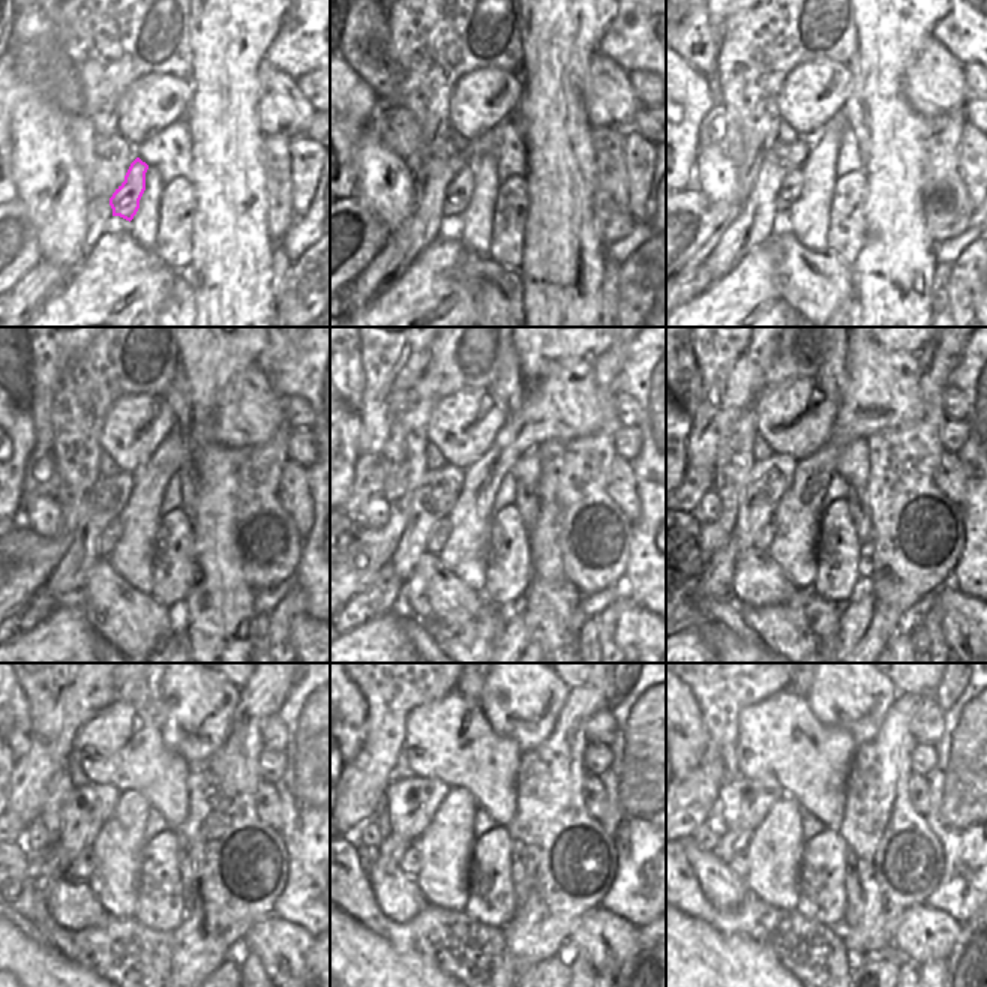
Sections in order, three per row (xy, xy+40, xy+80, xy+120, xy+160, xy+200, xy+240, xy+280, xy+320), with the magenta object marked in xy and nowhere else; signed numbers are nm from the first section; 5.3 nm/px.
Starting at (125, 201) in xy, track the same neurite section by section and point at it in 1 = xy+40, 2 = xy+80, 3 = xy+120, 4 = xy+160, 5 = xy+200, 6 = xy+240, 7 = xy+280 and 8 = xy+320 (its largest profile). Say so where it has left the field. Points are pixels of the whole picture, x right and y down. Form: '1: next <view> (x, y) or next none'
1: next xy+40 (458, 192)
2: next xy+80 (791, 188)
3: next xy+120 (111, 533)
4: next xy+160 (441, 531)
5: next xy+200 (767, 534)
6: next xy+240 (81, 867)
7: next xy+280 (410, 863)
8: next xy+320 (740, 864)

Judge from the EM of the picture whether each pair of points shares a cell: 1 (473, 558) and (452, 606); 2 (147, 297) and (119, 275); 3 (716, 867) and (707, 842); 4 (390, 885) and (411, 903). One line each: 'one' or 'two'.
1: two
2: one
3: two
4: one

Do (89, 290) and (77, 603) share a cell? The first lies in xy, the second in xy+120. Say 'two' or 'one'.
one

